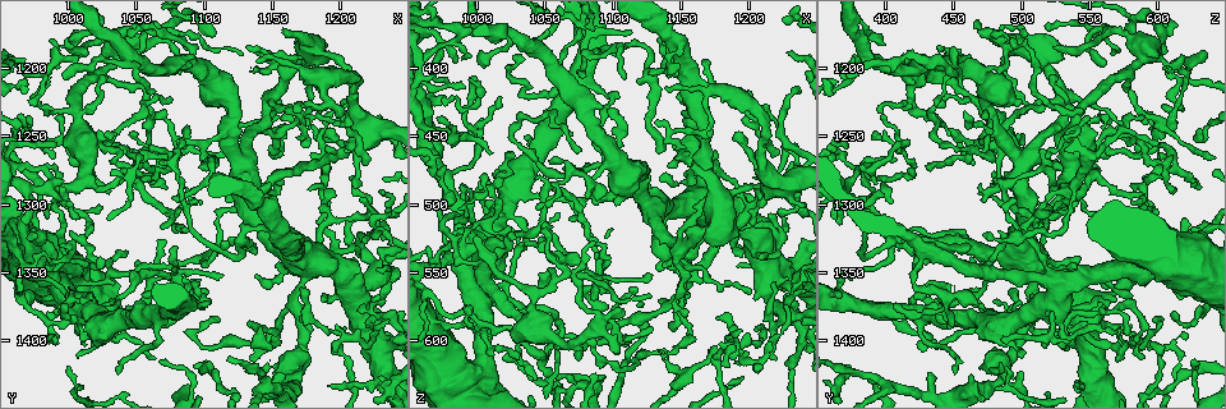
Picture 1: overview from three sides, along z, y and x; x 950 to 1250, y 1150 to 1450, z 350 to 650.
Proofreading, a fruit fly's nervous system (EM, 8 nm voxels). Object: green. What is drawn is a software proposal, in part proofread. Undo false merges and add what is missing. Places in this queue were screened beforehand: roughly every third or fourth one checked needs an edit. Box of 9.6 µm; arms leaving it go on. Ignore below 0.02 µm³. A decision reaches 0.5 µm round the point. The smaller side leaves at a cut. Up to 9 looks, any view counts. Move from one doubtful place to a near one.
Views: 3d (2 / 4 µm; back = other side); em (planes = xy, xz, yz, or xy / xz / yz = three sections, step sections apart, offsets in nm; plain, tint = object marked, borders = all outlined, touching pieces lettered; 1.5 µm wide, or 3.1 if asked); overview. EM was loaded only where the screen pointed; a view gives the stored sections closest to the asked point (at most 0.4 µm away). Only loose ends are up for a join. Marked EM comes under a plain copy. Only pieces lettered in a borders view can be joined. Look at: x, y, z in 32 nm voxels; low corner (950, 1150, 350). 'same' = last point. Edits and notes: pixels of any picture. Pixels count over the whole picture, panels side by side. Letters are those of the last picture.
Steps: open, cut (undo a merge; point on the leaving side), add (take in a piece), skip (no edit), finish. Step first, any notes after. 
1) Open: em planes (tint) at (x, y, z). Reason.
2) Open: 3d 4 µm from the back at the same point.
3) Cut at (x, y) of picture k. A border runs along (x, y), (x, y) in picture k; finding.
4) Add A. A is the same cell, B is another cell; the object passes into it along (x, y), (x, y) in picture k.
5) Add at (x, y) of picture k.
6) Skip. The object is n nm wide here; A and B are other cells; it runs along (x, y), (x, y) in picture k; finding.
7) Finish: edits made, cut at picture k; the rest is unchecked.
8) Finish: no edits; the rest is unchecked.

Open: em yz step 4 (borders) at (1100, 1224, 498). An open end.

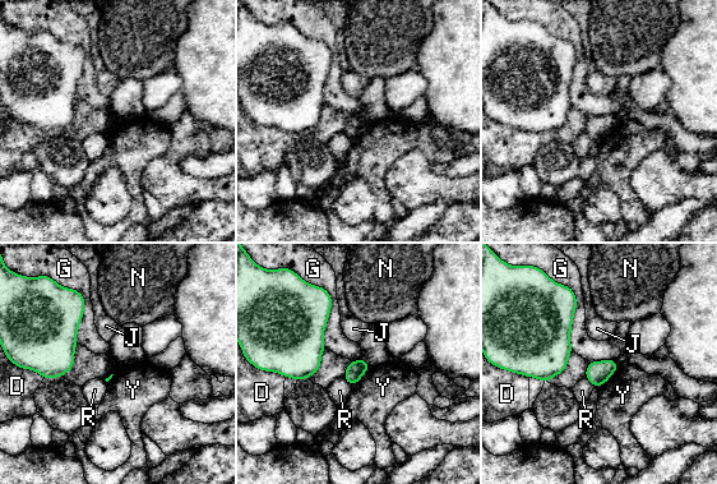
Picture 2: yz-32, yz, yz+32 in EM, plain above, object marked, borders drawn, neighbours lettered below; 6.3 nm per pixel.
Open: em planes (borders) at the same point.

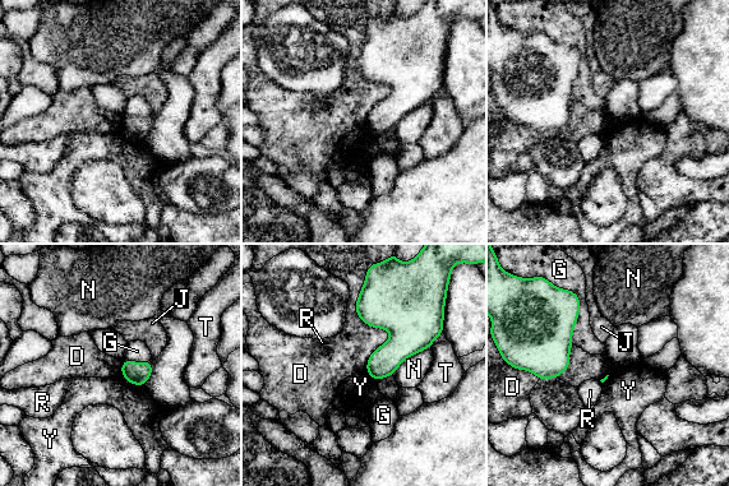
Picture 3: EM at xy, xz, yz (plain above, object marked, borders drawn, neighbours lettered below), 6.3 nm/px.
Skip. D, G, J, N, R, T and Y are other cells; no lettered piece goes on from it.

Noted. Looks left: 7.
Open: em yz step 8 (borders) at (1142, 1298, 406). Free end.

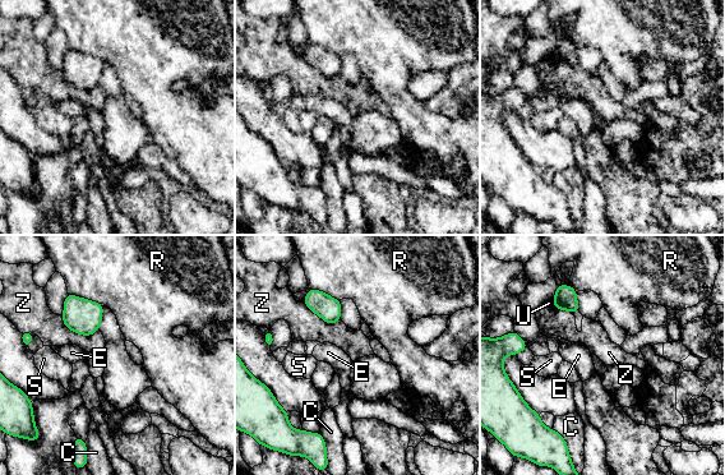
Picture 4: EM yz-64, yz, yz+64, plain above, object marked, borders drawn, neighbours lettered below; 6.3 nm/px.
Skip. The longest contact is with Z, 260 nm; C, E, R, S, U and Z are other cells; no lettered piece goes on from it.

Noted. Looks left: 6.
Open: 3d 4 µm at (1102, 1370, 390). Stops while still wide.

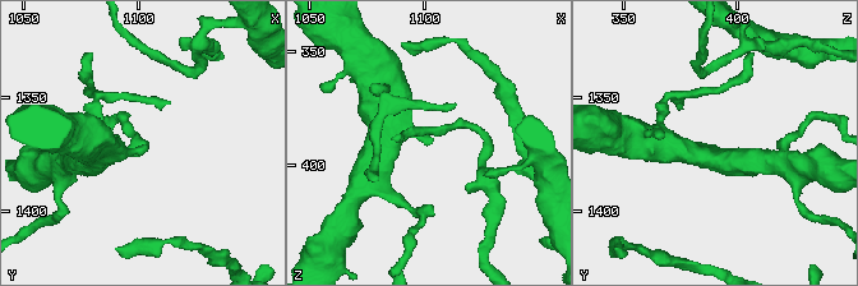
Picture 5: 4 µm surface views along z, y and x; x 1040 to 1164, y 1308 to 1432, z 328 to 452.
Open: em xy step 4 (borders) at (1103, 1372, 389).

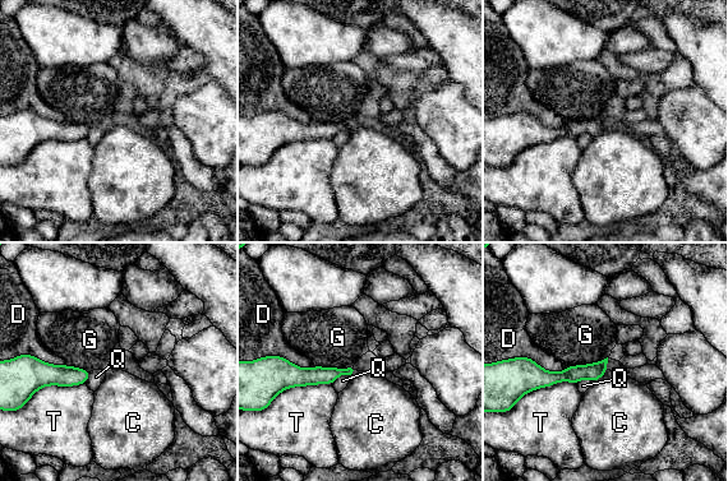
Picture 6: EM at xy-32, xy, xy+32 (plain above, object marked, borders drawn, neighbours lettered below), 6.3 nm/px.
Skip. C, D, G, Q and T are other cells; a border runs along (607, 356), (594, 362), (567, 366) in picture 6; none of them fits.

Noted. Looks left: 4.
Open: 3d 2 µm at (1206, 1310, 620). Thin end.

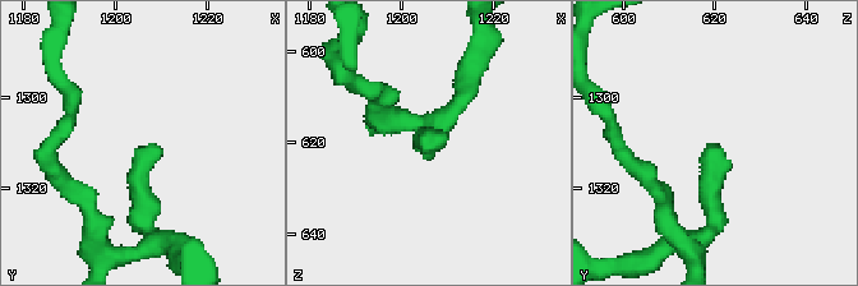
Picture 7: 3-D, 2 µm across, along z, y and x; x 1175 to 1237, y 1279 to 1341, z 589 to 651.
Open: em planes (tint) at (1207, 1309, 619). Shape alone is not enough.

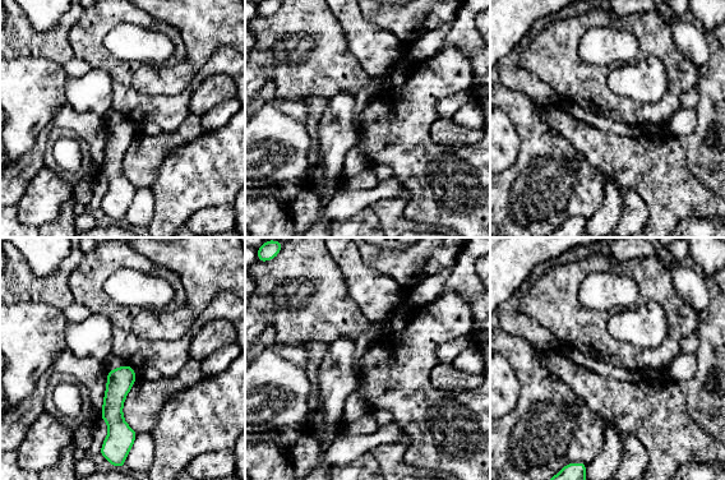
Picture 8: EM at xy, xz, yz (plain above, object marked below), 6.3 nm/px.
Open: em planes (borders) at the same point. What lies round it.

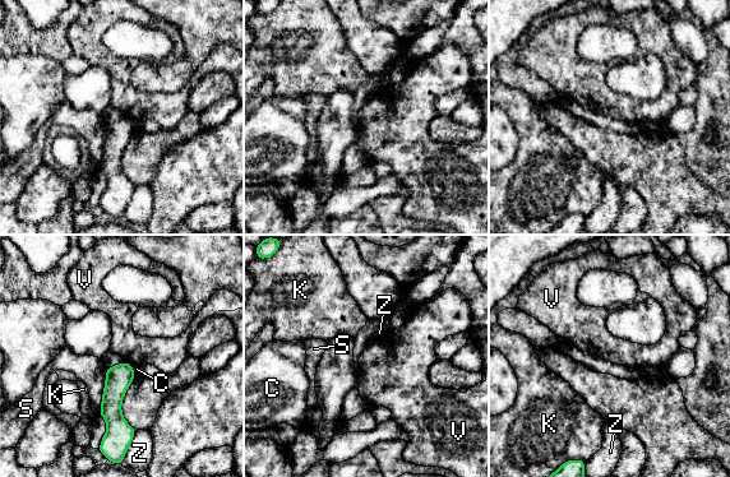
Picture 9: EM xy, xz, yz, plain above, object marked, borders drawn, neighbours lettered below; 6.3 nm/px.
Skip. The object is 160 nm wide here; C, K, S, V and Z are other cells; none of them fits.

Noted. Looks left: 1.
Finish: no edits; the rest is unchecked.

